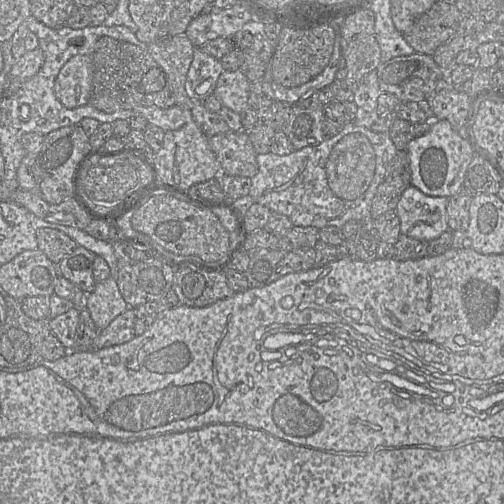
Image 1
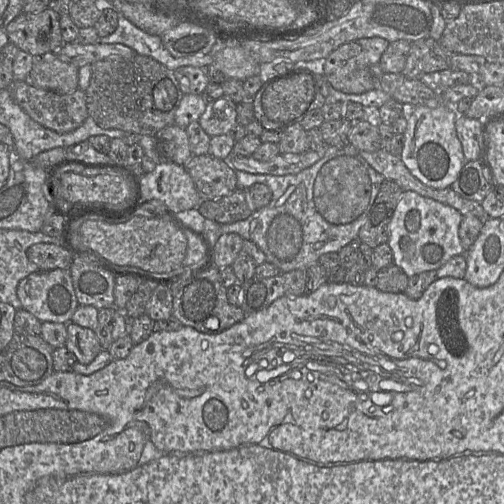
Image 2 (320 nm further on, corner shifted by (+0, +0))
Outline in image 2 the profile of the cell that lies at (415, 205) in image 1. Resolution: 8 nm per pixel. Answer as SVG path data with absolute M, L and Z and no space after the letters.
M404 191L390 222L388 244L393 252L393 262L408 277L425 271L437 271L456 255L465 254L459 237L463 215L441 202L421 196L414 191Z

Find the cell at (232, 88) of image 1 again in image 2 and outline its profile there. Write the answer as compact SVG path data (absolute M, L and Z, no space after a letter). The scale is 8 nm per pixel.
M223 95L213 102L208 102L198 122L210 137L228 134L237 124L236 106L236 103Z

